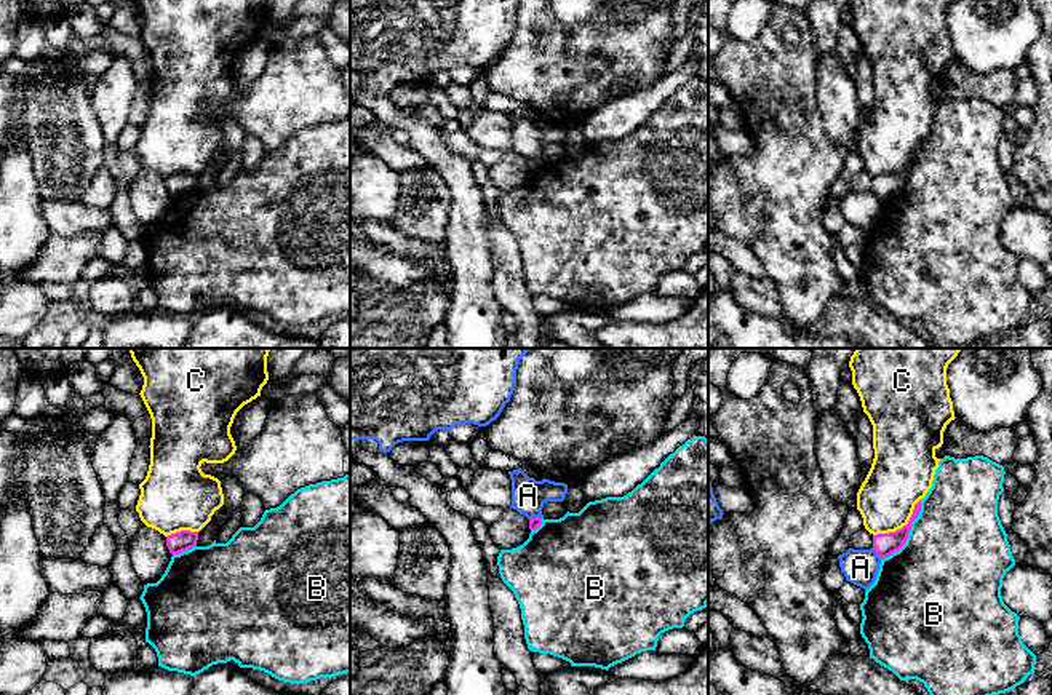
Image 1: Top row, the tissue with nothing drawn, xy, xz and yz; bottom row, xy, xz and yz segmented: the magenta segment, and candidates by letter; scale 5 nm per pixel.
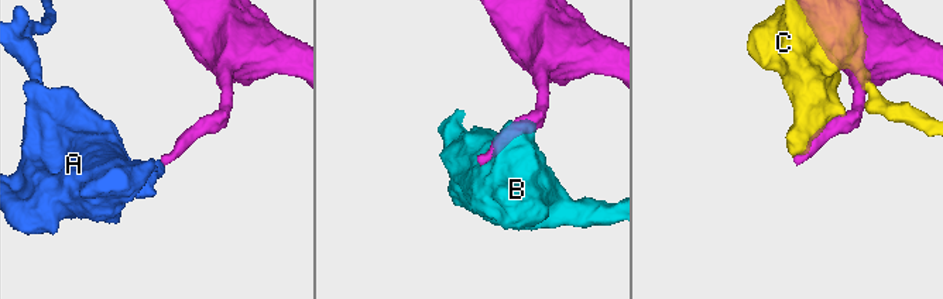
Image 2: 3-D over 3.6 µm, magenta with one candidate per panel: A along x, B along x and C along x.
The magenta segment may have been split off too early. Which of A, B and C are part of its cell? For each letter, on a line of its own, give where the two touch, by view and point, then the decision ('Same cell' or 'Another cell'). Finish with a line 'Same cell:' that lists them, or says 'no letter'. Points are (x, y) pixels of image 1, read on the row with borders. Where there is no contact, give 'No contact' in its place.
A: Touches magenta at yz (876, 552). Another cell
B: Touches magenta at yz (908, 532). Another cell
C: Touches magenta at yz (904, 526). Another cell
Same cell: no letter

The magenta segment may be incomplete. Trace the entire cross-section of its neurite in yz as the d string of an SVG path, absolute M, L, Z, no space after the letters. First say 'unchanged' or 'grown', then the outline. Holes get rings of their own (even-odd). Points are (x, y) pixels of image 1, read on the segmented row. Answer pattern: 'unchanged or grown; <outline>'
unchanged; M921 500L915 505L913 514L907 526L895 532L873 535L873 550L878 553L881 559L891 556L905 545L911 529L911 522L918 518L919 511Z

